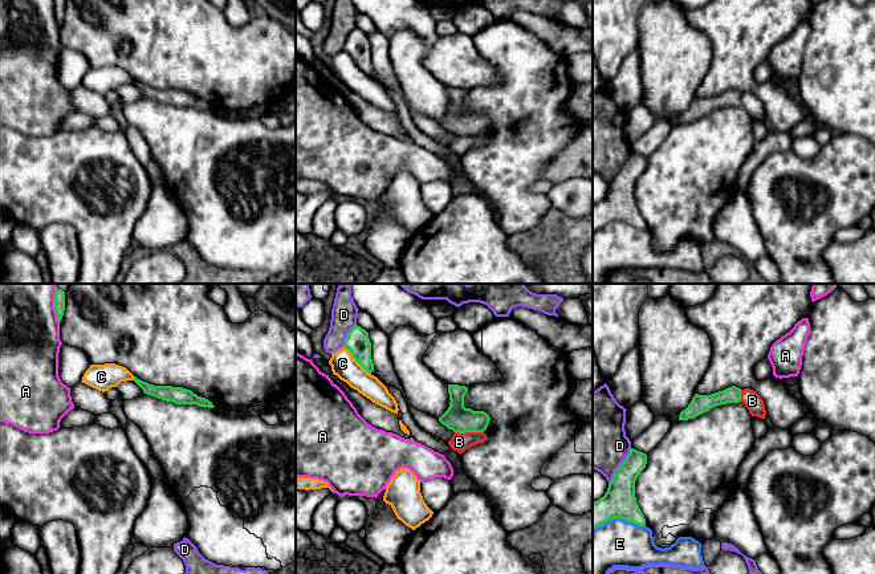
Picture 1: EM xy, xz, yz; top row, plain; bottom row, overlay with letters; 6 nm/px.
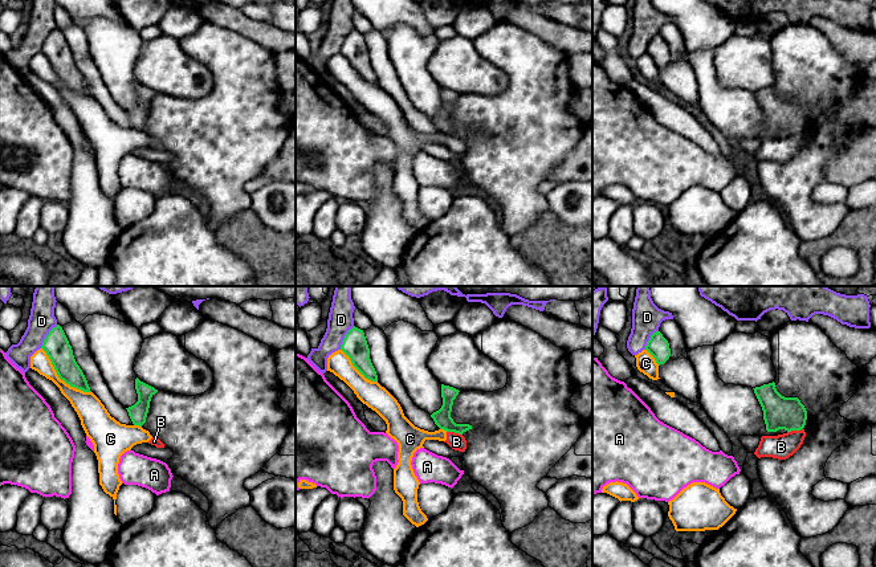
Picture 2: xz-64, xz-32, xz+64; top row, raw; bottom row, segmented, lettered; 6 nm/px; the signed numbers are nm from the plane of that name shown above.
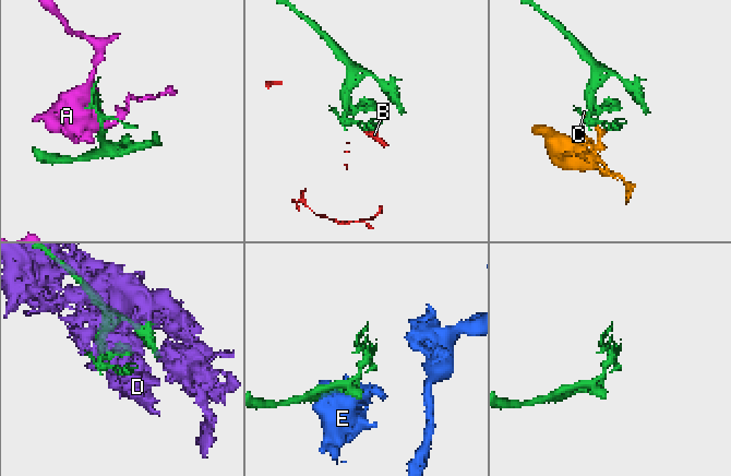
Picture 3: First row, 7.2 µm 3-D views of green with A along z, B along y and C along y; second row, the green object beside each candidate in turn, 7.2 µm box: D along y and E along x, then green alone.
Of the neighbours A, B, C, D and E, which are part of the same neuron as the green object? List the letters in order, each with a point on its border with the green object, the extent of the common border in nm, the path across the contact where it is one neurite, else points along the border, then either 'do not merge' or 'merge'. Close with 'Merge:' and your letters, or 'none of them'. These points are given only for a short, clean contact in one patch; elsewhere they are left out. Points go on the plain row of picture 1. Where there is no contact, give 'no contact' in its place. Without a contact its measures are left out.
A: xy (56, 13) | 160 nm | do not merge
B: xz (469, 134) | 180 nm | along xz (455, 134), (483, 135) | do not merge
C: xz (357, 64) | 240 nm | do not merge
D: yz (619, 170) | 260 nm | do not merge
E: yz (618, 220) | 320 nm | do not merge
Merge: none of them

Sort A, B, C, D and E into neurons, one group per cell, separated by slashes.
A / B C / D / E

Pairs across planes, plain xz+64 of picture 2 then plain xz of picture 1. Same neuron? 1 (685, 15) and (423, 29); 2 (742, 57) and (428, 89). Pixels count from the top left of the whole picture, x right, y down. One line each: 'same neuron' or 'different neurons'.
1: same neuron
2: different neurons

